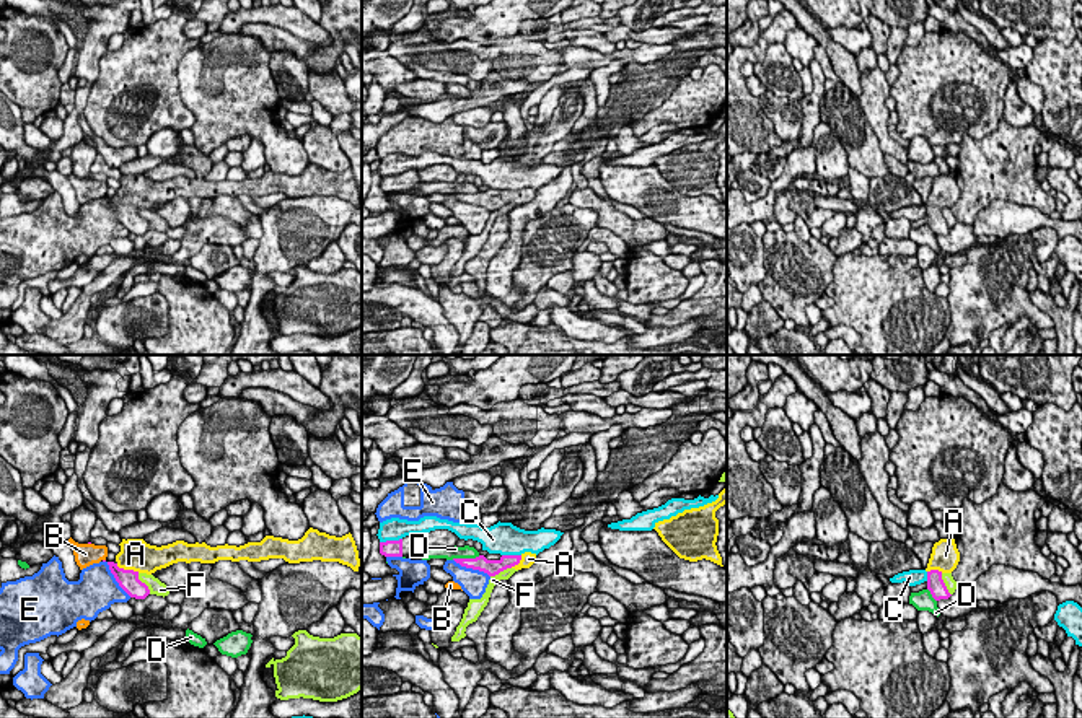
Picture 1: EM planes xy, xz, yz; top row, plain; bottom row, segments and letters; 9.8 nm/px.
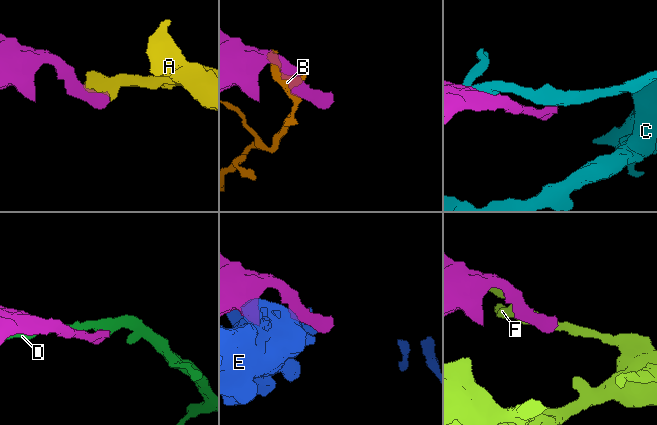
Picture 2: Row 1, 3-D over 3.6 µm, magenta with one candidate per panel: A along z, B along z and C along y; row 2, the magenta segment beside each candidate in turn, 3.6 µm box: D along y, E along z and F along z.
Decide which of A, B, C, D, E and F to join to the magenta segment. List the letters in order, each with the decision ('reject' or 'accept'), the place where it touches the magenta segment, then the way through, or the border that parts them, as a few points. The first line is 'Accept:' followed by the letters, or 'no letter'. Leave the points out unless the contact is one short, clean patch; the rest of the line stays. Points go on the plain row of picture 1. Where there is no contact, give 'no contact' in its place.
Accept: A
A: accept; contact xy (127, 205)
B: reject; no contact
C: reject; contact xz (390, 176)
D: reject; contact xz (465, 194)
E: reject; contact xy (114, 212)
F: reject; contact xy (144, 218)

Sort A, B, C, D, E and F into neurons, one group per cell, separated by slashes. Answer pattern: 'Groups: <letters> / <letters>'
Groups: A / B / C / D / E / F

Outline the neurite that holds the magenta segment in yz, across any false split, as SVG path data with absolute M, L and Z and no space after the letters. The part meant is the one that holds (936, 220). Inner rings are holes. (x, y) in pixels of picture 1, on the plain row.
M940 174L934 179L932 189L927 199L927 225L935 236L948 234L948 228L942 210L952 208L960 197L960 187L957 184L955 174Z

